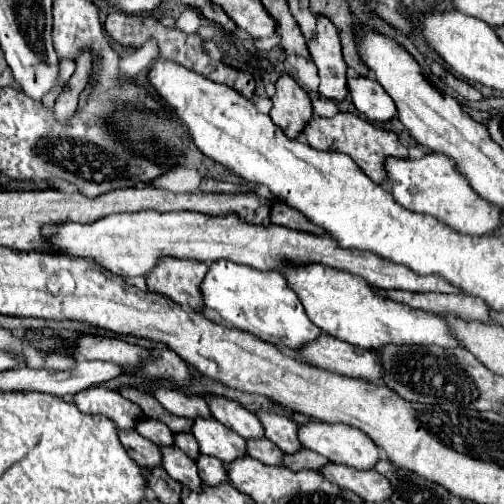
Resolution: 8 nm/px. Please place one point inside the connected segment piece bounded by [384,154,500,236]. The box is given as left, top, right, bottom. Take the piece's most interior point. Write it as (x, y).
(431, 185)

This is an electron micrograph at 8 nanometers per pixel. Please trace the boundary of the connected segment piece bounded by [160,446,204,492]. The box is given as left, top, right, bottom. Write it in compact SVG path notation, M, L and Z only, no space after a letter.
M172 446L172 448L160 448L162 450L162 468L174 478L178 480L182 486L190 488L190 490L198 490L202 492L204 484L198 476L196 470L196 462L190 460L180 448Z

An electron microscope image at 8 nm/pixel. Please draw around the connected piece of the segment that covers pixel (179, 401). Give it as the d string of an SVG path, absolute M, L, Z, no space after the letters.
M158 388L154 392L156 400L174 416L182 418L212 418L212 412L208 408L208 402L202 396L188 396L184 392L172 390L172 388Z

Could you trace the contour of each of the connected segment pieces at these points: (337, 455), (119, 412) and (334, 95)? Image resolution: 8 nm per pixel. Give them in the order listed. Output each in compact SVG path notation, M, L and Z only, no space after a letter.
M308 422L298 428L298 438L304 448L326 456L334 464L344 464L344 466L350 466L356 470L374 470L382 456L382 450L380 450L380 446L374 444L374 440L368 440L368 436L362 430L356 430L346 424Z
M102 386L86 388L74 394L74 404L80 412L90 416L106 416L110 418L120 430L134 430L140 420L146 420L142 408L138 404L126 400L116 390L108 390Z
M316 16L316 32L308 40L310 56L318 66L320 88L318 92L332 100L342 100L346 96L346 62L342 58L342 46L336 26L330 18Z

